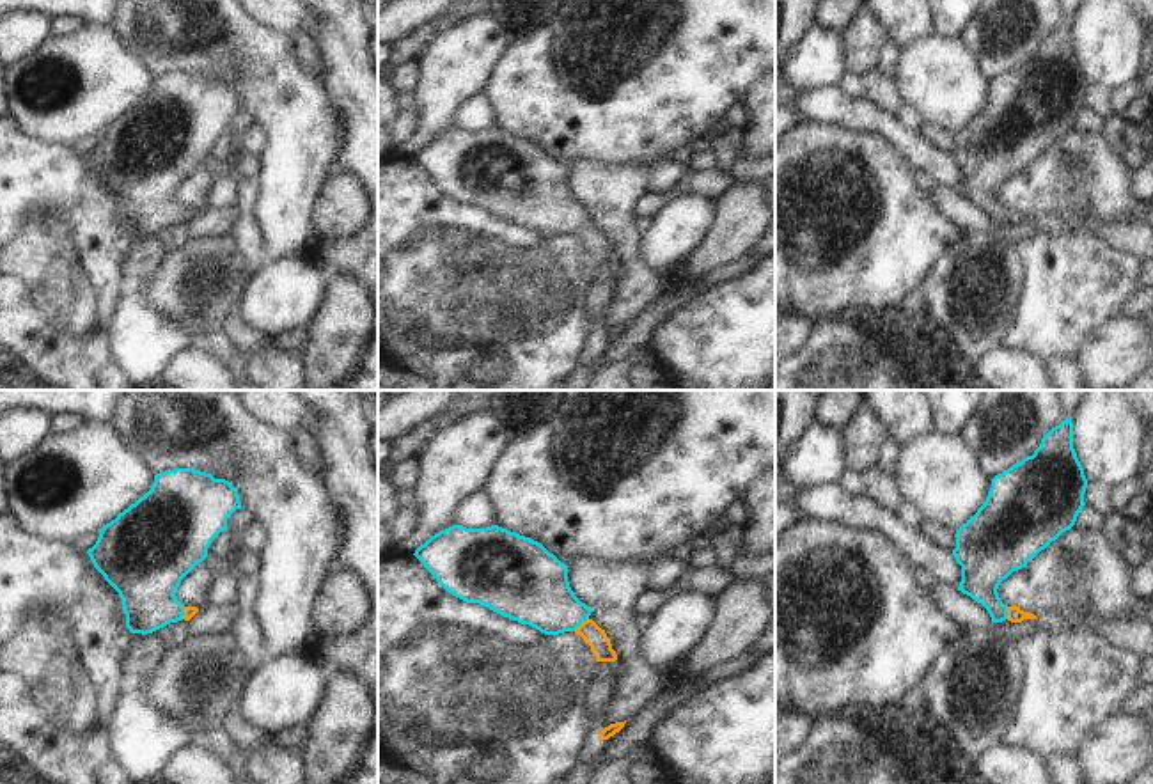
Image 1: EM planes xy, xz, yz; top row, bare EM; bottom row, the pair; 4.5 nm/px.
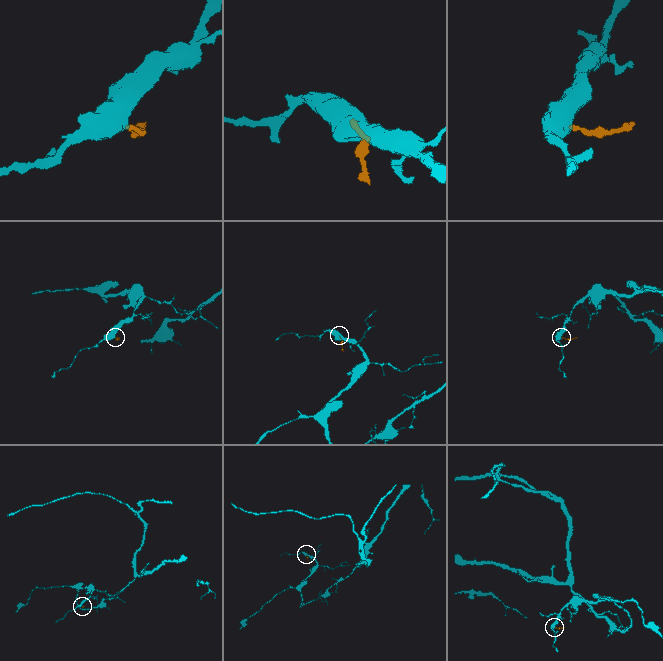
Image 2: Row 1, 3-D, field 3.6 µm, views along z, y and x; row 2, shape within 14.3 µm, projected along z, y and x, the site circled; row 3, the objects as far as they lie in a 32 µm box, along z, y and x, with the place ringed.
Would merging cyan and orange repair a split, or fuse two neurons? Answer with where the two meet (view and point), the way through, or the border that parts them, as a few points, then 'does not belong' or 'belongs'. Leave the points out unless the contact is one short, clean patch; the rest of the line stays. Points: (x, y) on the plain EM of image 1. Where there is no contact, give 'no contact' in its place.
contact xz (580, 226); way xz (536, 194), (580, 226), (600, 247); belongs

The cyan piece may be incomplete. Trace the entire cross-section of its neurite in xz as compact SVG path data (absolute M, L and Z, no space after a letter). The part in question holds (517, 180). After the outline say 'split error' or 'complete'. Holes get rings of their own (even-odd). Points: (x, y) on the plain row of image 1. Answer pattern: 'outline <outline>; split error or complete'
outline M452 128L413 156L452 199L529 227L545 238L575 234L596 264L616 264L610 241L569 190L568 169L541 145L491 128Z; split error

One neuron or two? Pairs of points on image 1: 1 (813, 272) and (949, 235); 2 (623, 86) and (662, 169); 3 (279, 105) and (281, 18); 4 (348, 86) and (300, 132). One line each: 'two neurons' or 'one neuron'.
1: one neuron
2: two neurons
3: two neurons
4: two neurons

